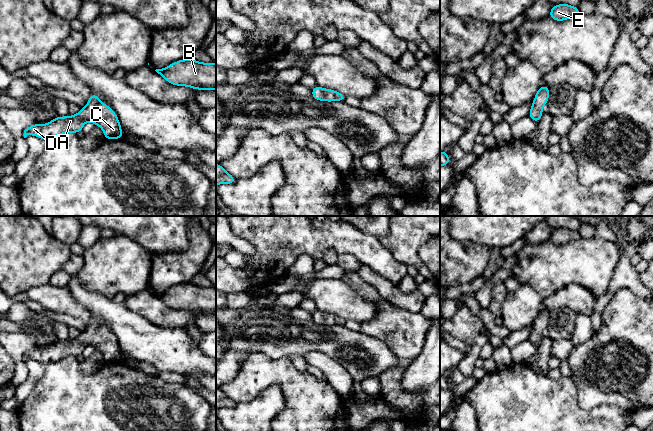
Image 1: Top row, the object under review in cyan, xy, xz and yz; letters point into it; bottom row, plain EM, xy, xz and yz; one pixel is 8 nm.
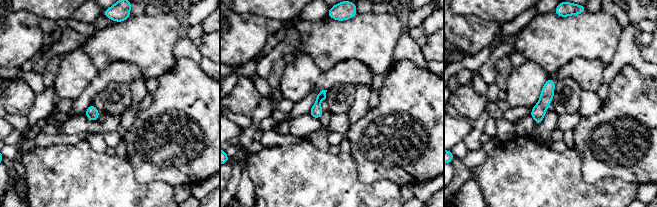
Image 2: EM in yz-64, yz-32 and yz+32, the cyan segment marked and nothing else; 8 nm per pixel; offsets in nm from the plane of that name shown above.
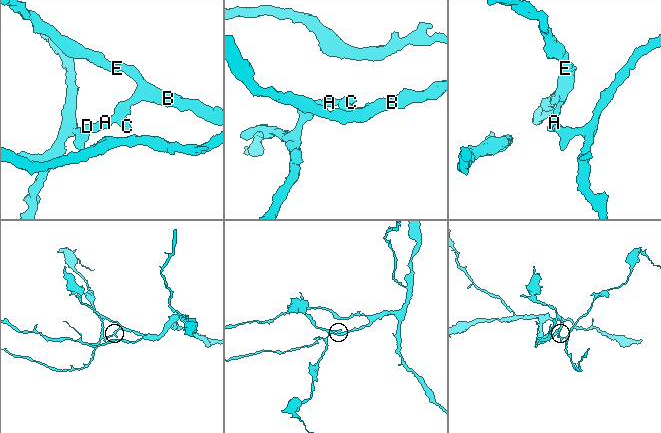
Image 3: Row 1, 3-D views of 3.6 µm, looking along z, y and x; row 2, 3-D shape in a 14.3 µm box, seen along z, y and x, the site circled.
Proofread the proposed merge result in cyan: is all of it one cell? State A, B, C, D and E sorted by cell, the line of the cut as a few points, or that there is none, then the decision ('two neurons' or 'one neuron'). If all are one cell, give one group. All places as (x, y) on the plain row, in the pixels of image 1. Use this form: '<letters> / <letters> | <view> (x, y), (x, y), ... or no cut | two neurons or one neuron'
A B C D E | no cut | one neuron

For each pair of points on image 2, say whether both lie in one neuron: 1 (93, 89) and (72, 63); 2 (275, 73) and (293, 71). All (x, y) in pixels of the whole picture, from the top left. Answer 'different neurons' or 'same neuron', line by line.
1: different neurons
2: different neurons

